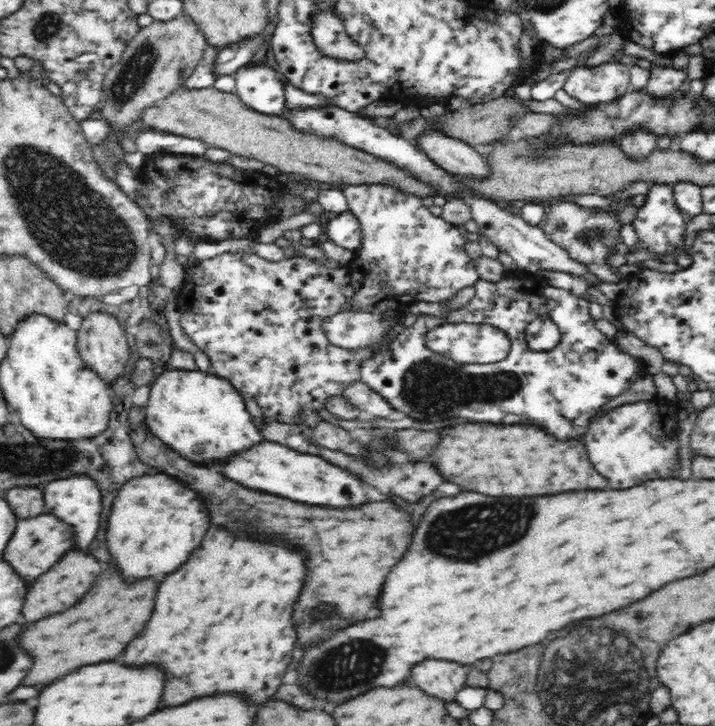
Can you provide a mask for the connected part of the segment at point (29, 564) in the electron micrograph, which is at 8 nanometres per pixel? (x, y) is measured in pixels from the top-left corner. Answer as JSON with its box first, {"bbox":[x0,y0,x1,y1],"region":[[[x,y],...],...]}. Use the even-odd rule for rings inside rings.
{"bbox":[4,514,74,582],"region":[[[42,514],[42,516],[36,516],[36,518],[28,518],[28,520],[18,520],[12,536],[14,538],[10,538],[10,542],[4,550],[4,560],[26,582],[38,578],[46,570],[50,570],[50,566],[54,566],[54,562],[58,562],[58,558],[66,550],[70,550],[72,542],[74,542],[72,534],[70,534],[70,526],[58,522],[58,518],[54,518],[52,514]]]}

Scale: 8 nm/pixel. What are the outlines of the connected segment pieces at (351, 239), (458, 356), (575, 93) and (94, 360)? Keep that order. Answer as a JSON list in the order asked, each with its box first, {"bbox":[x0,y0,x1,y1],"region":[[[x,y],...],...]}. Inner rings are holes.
[{"bbox":[326,210,362,251],"region":[[[350,210],[339,213],[338,216],[326,224],[328,240],[332,240],[336,246],[342,246],[346,250],[356,251],[362,244],[362,229],[358,219]]]},{"bbox":[423,322,510,365],"region":[[[444,322],[426,330],[423,346],[461,365],[486,365],[506,358],[510,339],[499,328],[468,322]]]},{"bbox":[563,62,629,104],"region":[[[618,62],[577,67],[568,72],[563,89],[584,104],[610,102],[628,90],[629,72],[629,65]]]},{"bbox":[76,310,130,384],"region":[[[114,310],[92,312],[87,318],[83,318],[79,330],[76,331],[76,349],[86,366],[94,371],[100,379],[112,384],[125,370],[130,358],[126,333],[122,324],[116,319]]]}]

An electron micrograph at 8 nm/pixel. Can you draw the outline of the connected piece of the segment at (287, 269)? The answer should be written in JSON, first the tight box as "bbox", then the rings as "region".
{"bbox":[177,252,406,430],"region":[[[224,252],[218,254],[210,260],[202,260],[202,262],[195,263],[192,269],[185,273],[185,280],[183,286],[180,288],[180,294],[177,300],[177,309],[180,312],[180,324],[183,332],[195,343],[199,349],[210,358],[212,364],[212,372],[222,378],[227,378],[239,391],[248,394],[250,398],[258,403],[262,409],[264,418],[270,418],[272,421],[279,423],[296,424],[298,416],[304,416],[304,424],[314,430],[320,421],[324,421],[318,414],[318,410],[325,408],[325,402],[332,396],[342,395],[347,389],[347,386],[361,380],[361,364],[369,358],[375,357],[378,353],[389,349],[389,344],[406,328],[396,317],[395,307],[391,302],[384,304],[383,307],[376,308],[374,312],[378,313],[386,323],[388,323],[388,330],[384,334],[384,338],[380,342],[376,342],[376,346],[362,346],[362,348],[345,348],[342,346],[334,346],[334,343],[329,341],[327,334],[324,331],[324,322],[326,319],[333,317],[335,314],[349,311],[350,309],[357,310],[364,309],[364,307],[354,307],[349,298],[342,294],[342,286],[350,284],[350,272],[348,266],[327,266],[322,264],[321,260],[311,260],[302,255],[295,256],[289,260],[283,259],[280,262],[270,262],[258,256],[258,254],[233,254],[232,252]]]}

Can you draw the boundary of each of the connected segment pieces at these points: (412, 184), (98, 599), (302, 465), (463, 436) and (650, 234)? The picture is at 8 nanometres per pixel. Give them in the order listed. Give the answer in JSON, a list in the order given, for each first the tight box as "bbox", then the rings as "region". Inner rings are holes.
[{"bbox":[140,86,441,198],"region":[[[214,86],[176,89],[164,100],[147,109],[140,123],[141,127],[195,138],[204,142],[207,147],[222,148],[234,155],[254,158],[278,168],[279,173],[318,180],[325,185],[382,184],[421,198],[441,195],[432,191],[430,185],[414,179],[404,169],[388,163],[388,160],[348,146],[337,138],[301,132],[284,116],[255,112],[241,101],[236,92],[221,92]]]},{"bbox":[18,568,156,684],"region":[[[110,568],[102,572],[96,584],[88,590],[86,598],[82,598],[76,606],[24,626],[18,640],[34,664],[22,684],[48,684],[64,674],[70,674],[74,668],[106,662],[122,654],[126,644],[140,634],[142,626],[148,622],[154,608],[154,594],[156,584],[152,580],[126,586],[126,582],[118,576],[118,570]]]},{"bbox":[222,442,366,508],"region":[[[260,442],[258,446],[246,450],[246,454],[238,454],[238,458],[230,458],[230,462],[222,464],[222,470],[228,478],[254,488],[264,490],[268,494],[278,494],[296,502],[316,504],[316,506],[334,506],[334,508],[348,508],[366,504],[366,492],[362,492],[362,482],[356,480],[352,474],[326,462],[324,458],[312,456],[306,452],[300,454],[276,442]]]},{"bbox":[432,424,608,496],"region":[[[456,424],[442,428],[440,444],[432,450],[432,460],[448,482],[490,496],[542,496],[568,490],[602,490],[608,484],[606,478],[592,468],[578,440],[558,442],[536,426],[522,424]]]},{"bbox":[630,182,686,255],"region":[[[650,182],[650,190],[646,201],[637,208],[635,219],[630,224],[635,227],[640,239],[638,251],[649,251],[653,254],[664,255],[675,252],[682,245],[686,219],[680,213],[679,206],[673,198],[673,184],[670,182],[658,184]]]}]

